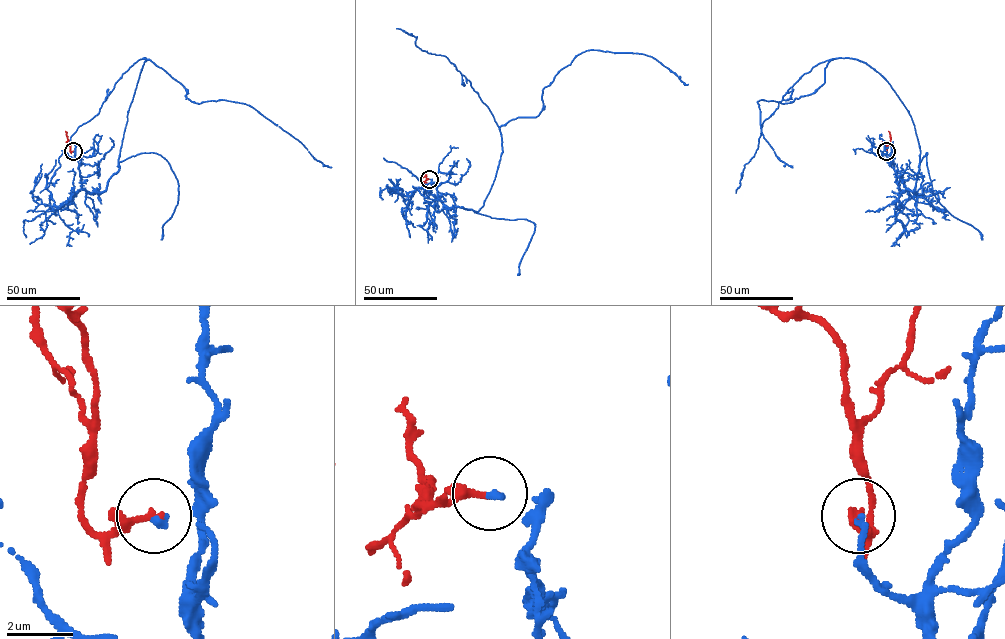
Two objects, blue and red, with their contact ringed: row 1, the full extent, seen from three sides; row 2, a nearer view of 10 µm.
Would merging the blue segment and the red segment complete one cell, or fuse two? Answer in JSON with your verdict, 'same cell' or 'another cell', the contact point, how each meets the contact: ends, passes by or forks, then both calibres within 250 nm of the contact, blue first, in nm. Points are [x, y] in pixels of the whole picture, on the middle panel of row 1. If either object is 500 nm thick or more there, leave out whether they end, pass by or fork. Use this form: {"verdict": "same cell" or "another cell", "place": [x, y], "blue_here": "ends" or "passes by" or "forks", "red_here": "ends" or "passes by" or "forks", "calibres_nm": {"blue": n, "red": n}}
{"verdict": "same cell", "place": [429, 179], "blue_here": "ends", "red_here": "passes by", "calibres_nm": {"blue": 170, "red": 170}}

